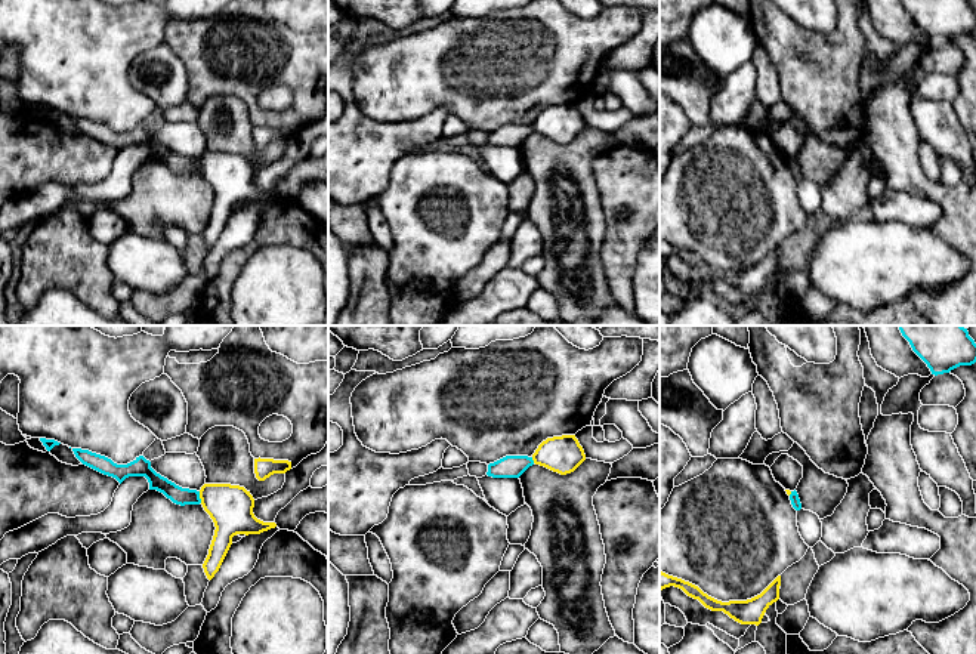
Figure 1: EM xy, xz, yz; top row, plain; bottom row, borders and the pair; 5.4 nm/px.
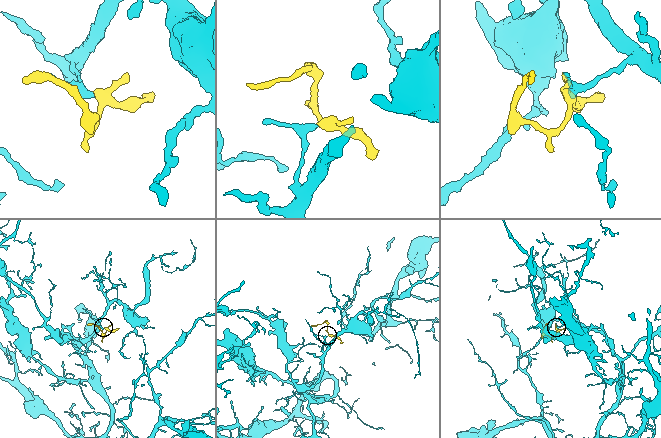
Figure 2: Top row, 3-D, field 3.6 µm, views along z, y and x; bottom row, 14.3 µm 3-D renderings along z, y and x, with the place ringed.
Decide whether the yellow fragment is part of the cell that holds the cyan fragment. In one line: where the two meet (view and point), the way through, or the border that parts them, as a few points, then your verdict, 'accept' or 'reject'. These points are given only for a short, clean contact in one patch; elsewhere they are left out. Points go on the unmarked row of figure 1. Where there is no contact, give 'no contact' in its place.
contact xy (198, 166); border xy (198, 160), (201, 170); reject

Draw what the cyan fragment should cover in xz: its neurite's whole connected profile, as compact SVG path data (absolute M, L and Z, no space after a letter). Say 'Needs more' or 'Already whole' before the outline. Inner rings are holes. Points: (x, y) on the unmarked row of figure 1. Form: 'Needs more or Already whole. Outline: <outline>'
Already whole. Outline: M506 124L494 132L489 132L487 144L492 146L519 146L532 133L532 126Z

